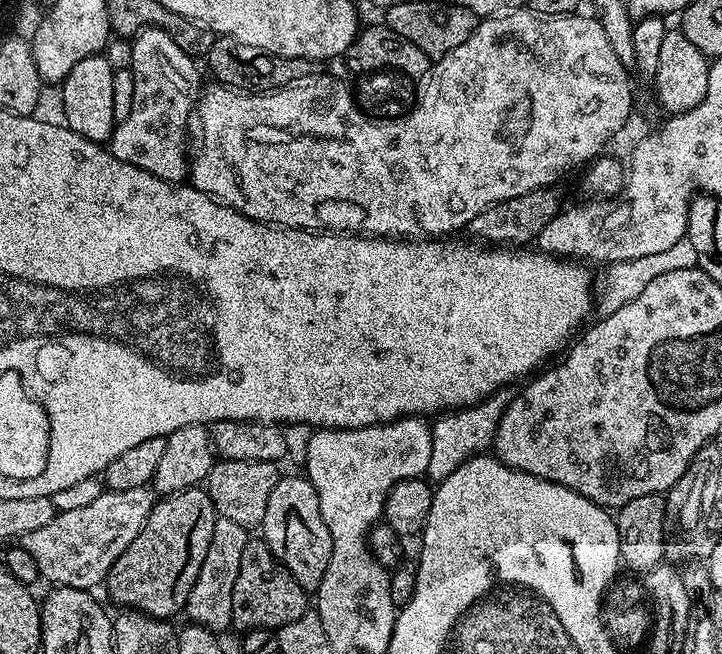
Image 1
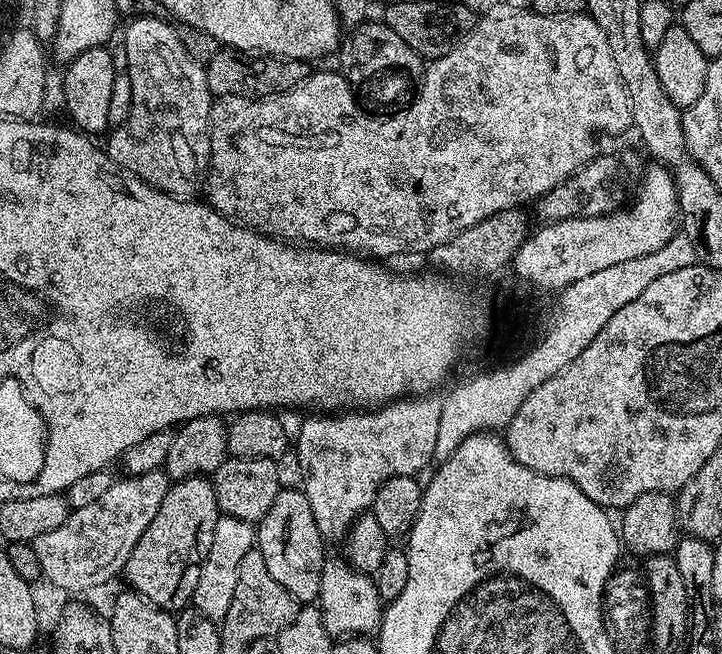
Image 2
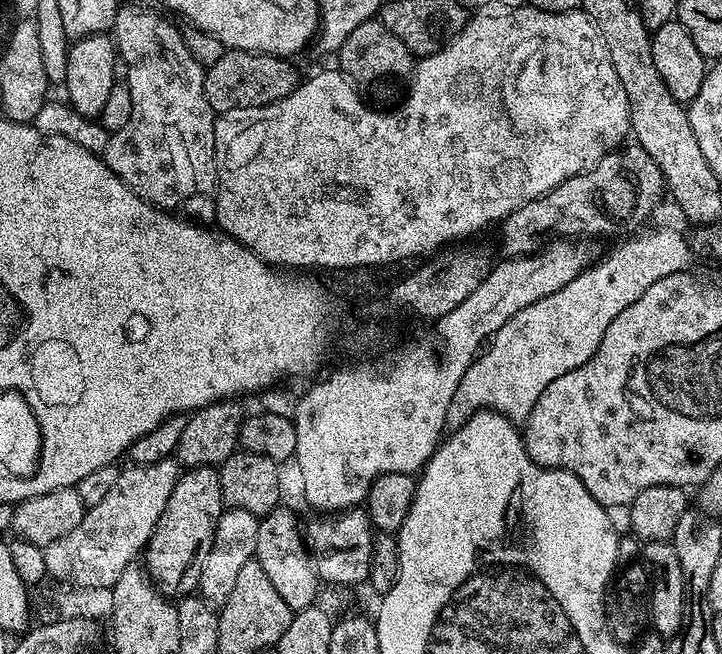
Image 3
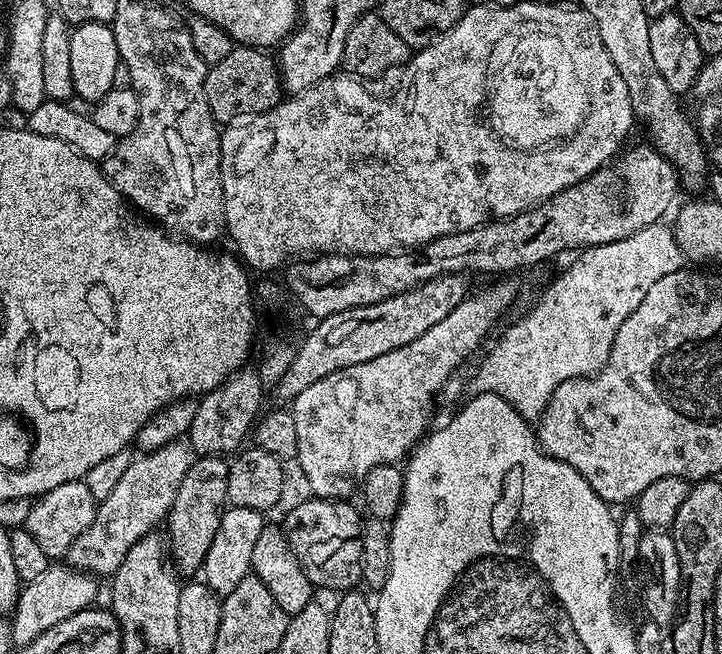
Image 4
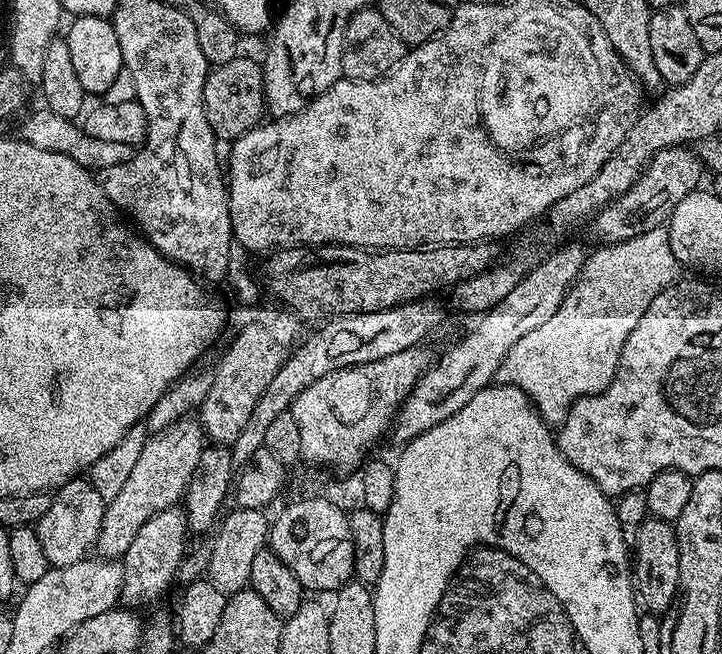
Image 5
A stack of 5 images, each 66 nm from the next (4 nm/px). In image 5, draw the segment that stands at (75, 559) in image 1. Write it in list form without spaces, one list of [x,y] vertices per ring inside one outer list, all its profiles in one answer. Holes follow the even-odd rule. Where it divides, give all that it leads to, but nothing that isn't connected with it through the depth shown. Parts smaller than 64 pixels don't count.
[[[196,418],[180,420],[145,442],[134,471],[130,473],[130,478],[126,478],[118,498],[107,501],[100,533],[94,545],[101,557],[123,558],[126,550],[130,550],[130,542],[134,542],[138,530],[142,530],[142,526],[146,526],[146,522],[150,522],[154,514],[175,508],[183,501],[184,492],[188,489],[188,483],[205,446],[204,430]]]

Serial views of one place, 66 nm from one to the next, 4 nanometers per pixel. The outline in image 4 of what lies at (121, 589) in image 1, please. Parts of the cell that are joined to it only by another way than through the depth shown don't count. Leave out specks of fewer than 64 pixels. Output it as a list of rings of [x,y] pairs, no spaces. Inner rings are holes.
[[[196,456],[186,478],[182,478],[182,486],[178,486],[174,506],[166,517],[166,529],[172,562],[181,577],[195,577],[192,575],[203,569],[206,550],[210,550],[210,542],[214,542],[214,534],[218,534],[218,522],[222,522],[222,514],[228,504],[228,465],[229,461],[222,456]]]

